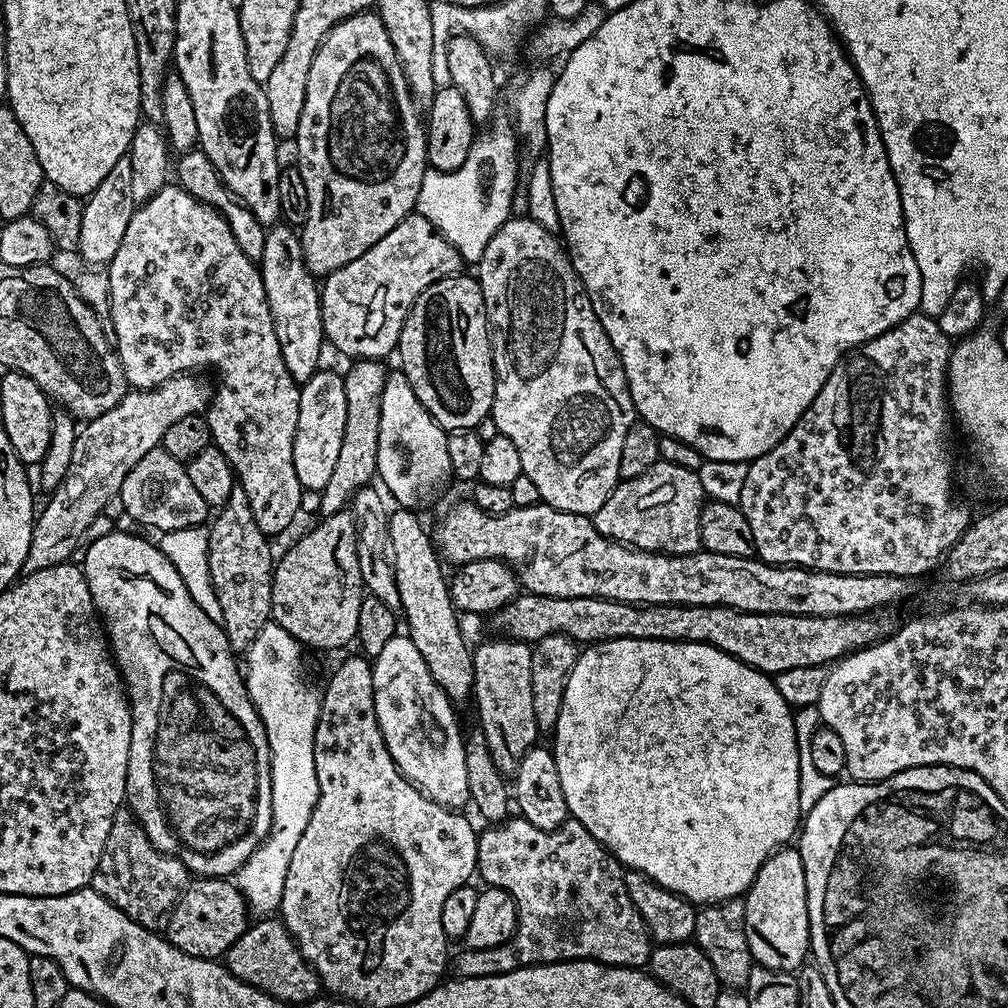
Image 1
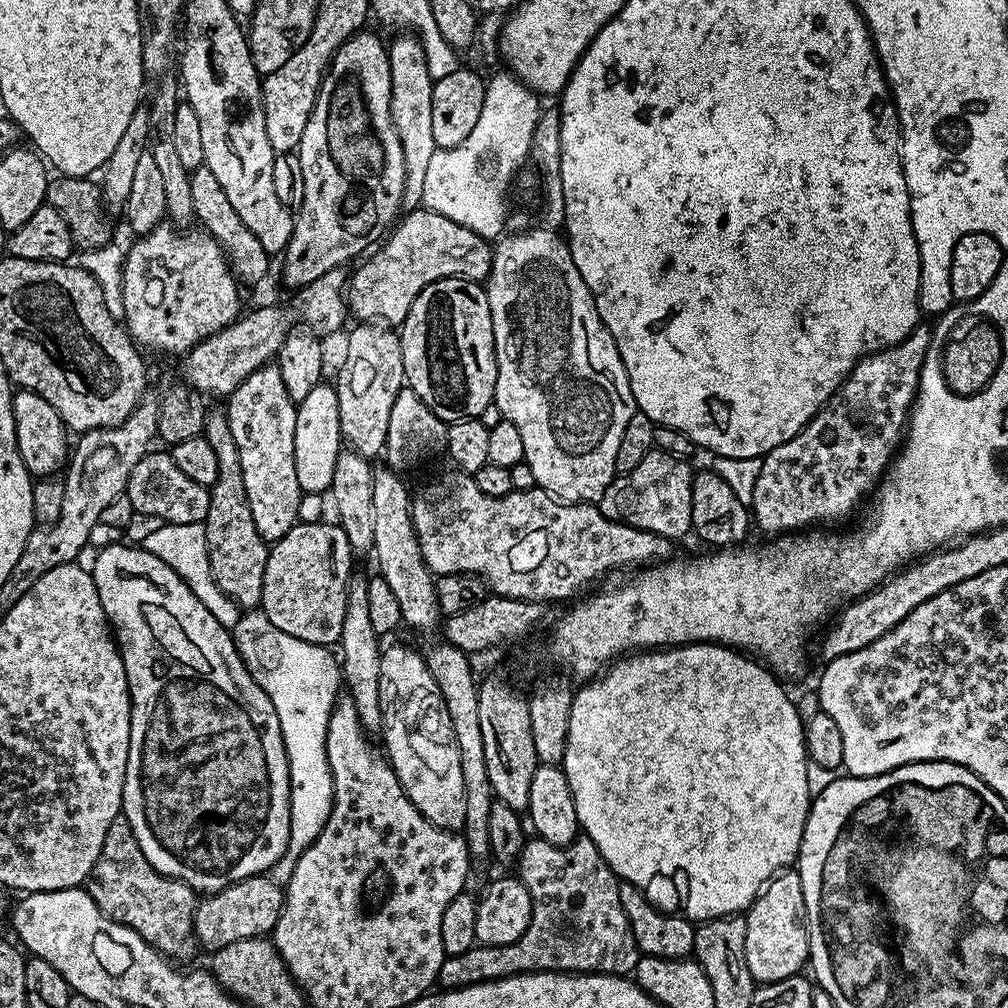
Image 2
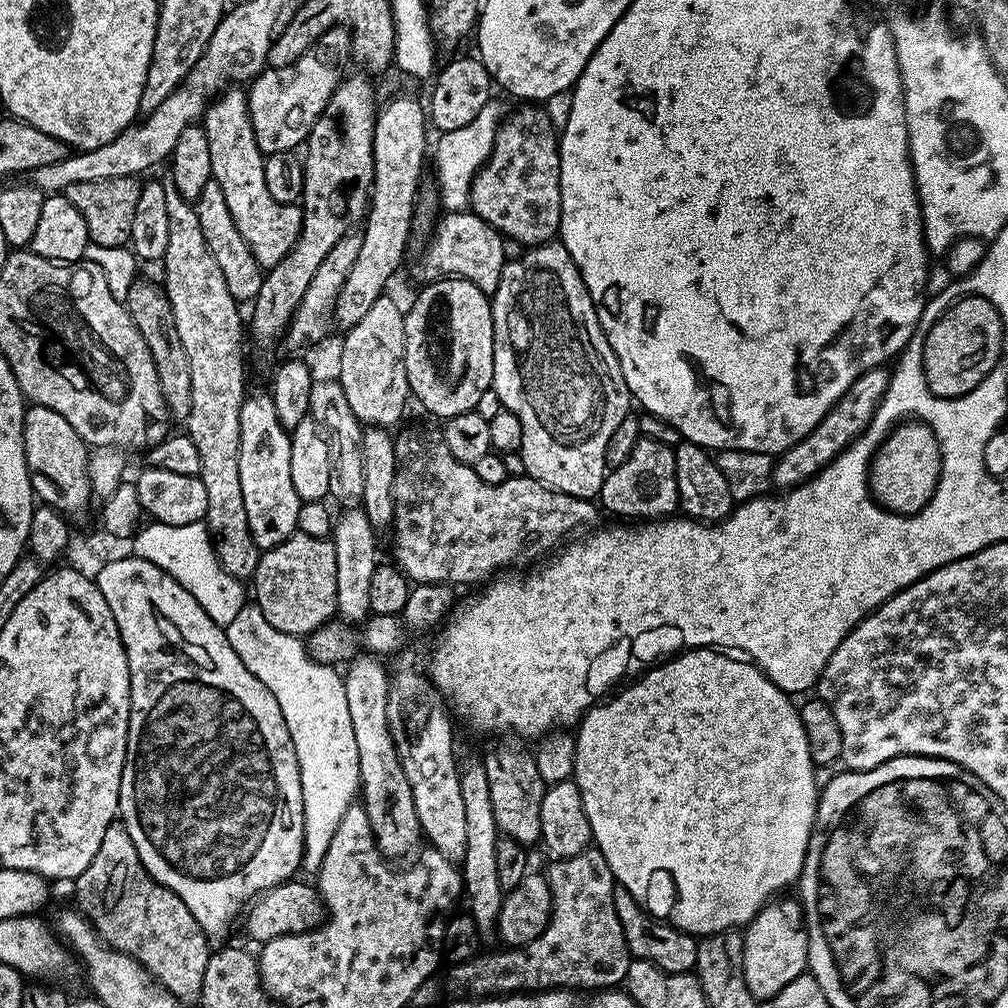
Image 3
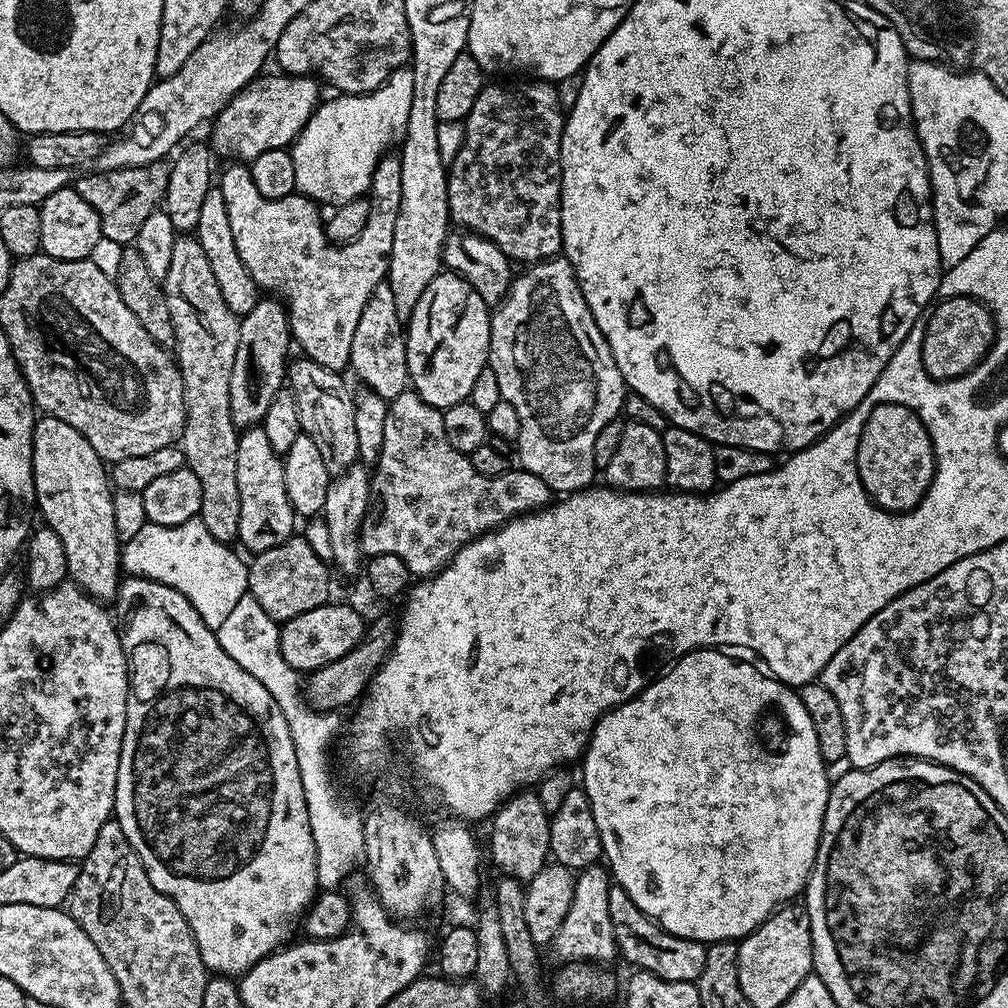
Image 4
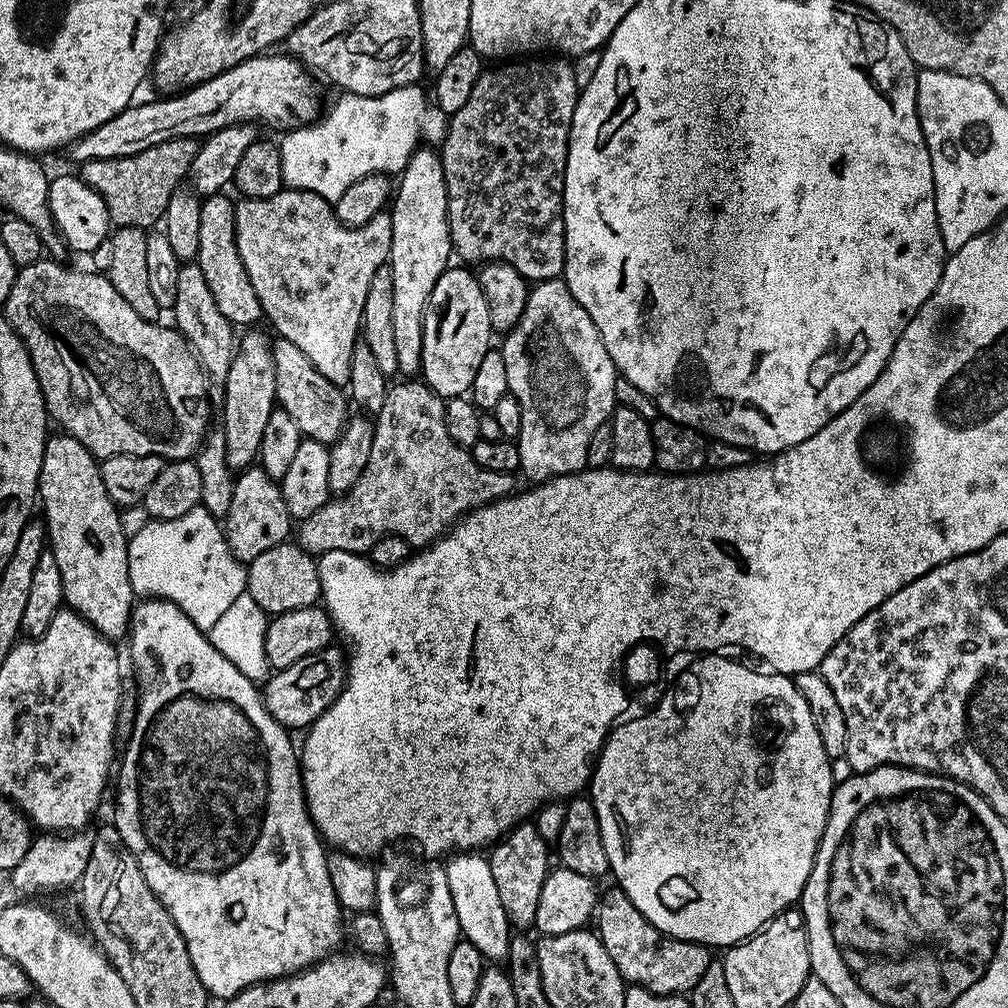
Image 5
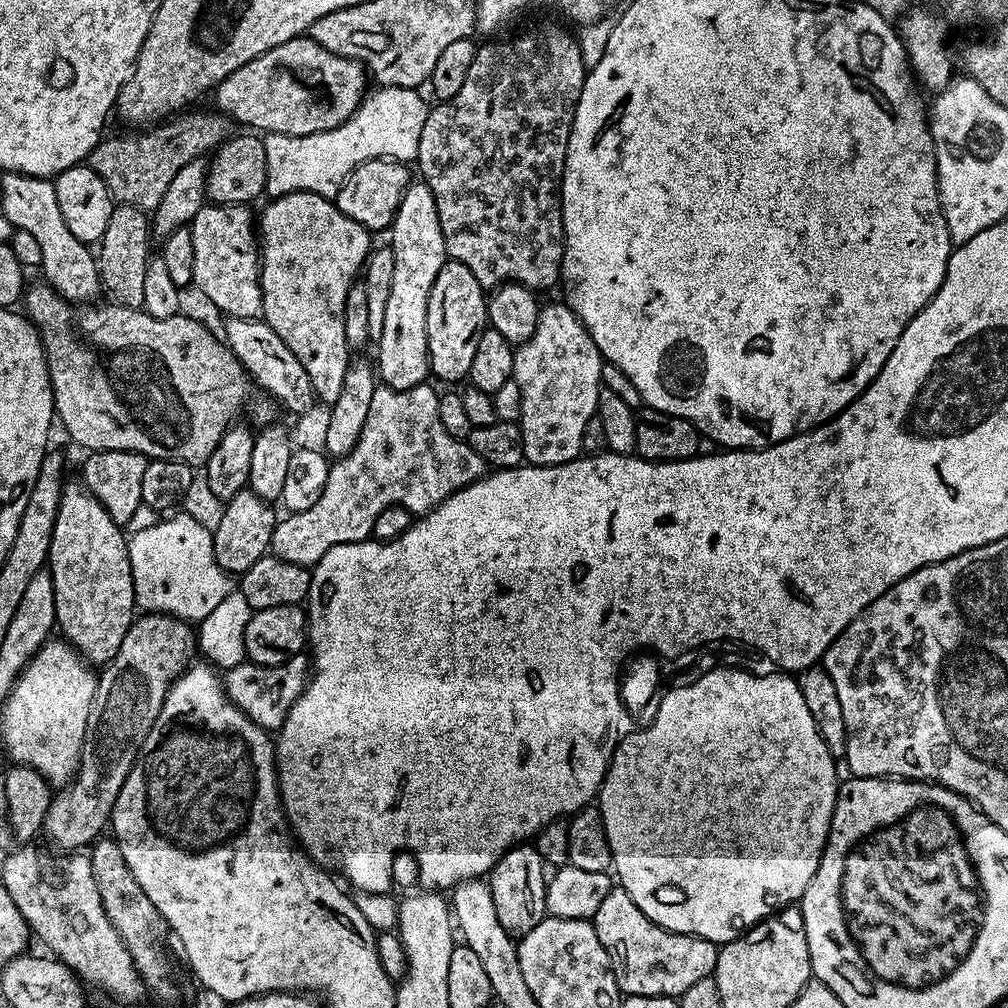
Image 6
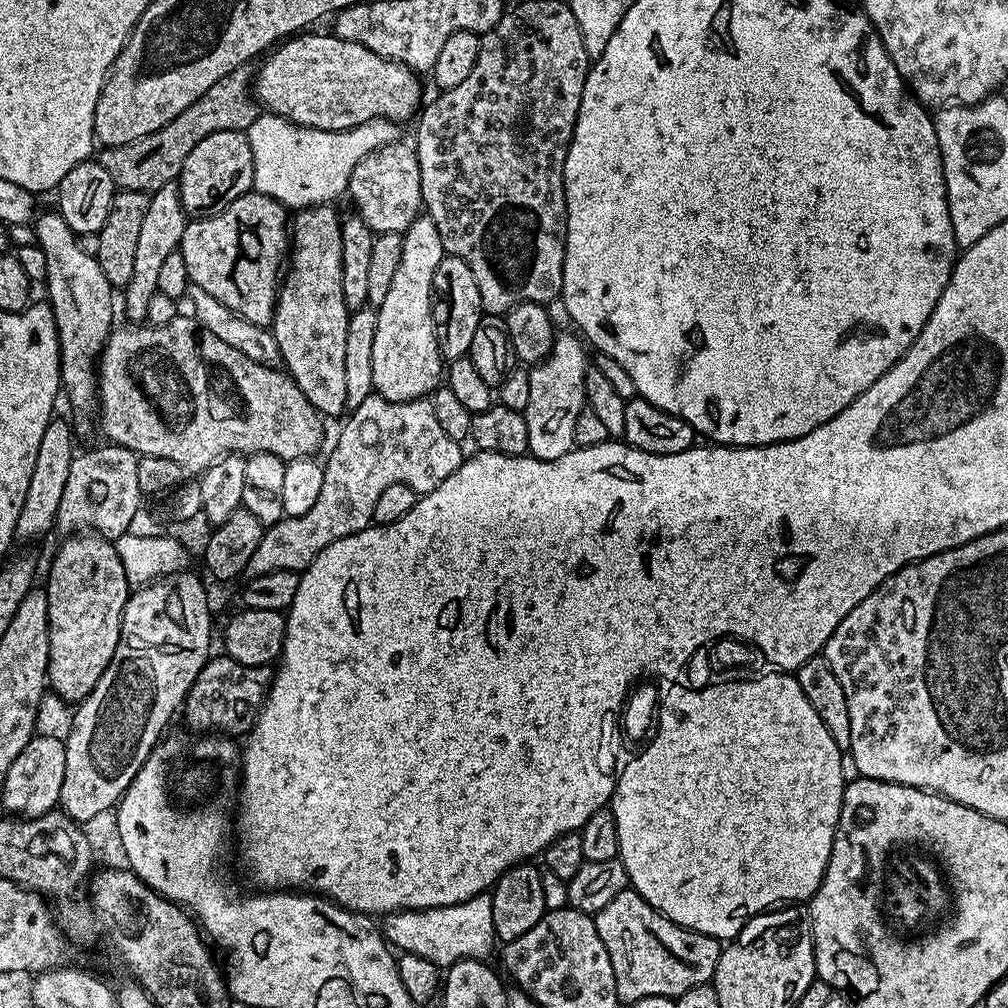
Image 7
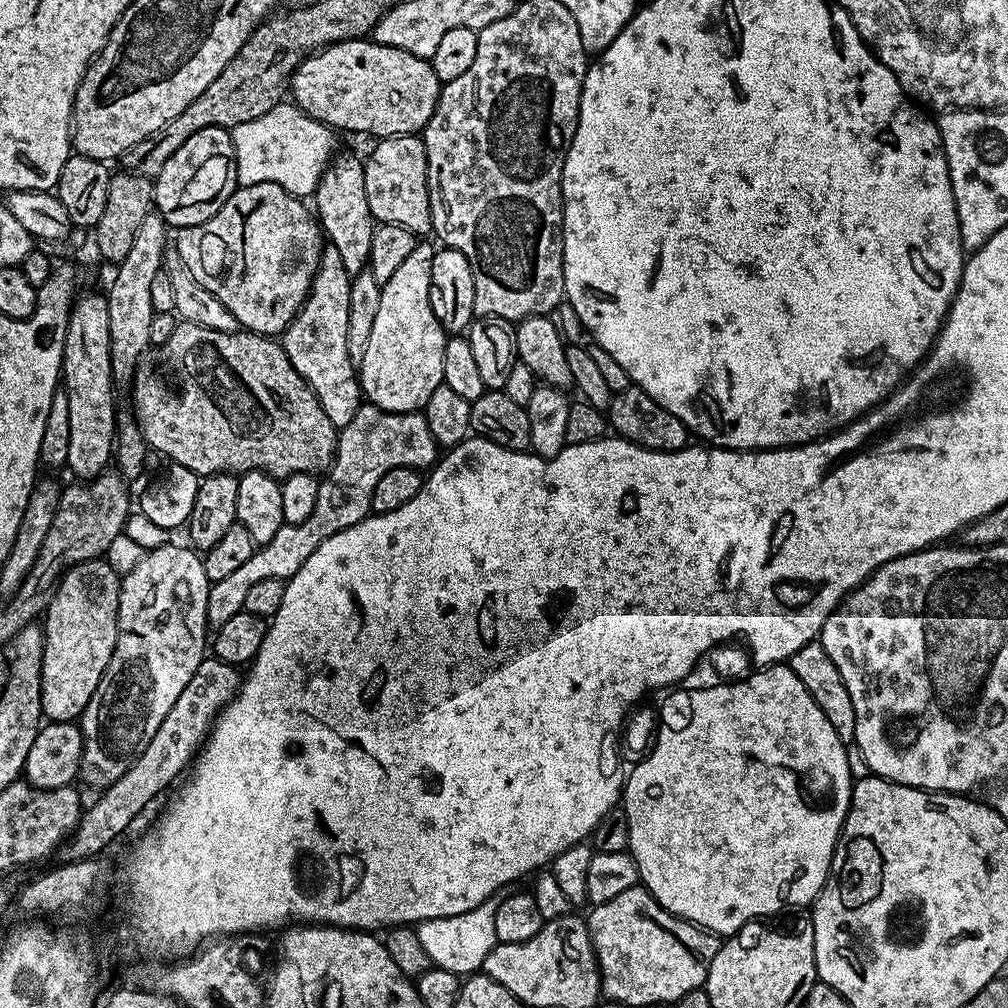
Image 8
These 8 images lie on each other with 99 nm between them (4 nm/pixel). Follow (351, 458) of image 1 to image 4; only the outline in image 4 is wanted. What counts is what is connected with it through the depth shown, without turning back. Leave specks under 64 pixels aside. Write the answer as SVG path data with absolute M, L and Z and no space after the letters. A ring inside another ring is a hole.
M387 282L374 286L370 302L362 306L362 318L358 318L354 343L350 346L350 368L351 371L356 371L363 387L374 390L374 394L384 400L393 400L398 398L398 394L409 391L406 324L398 318L398 306L394 306L394 290L390 290Z

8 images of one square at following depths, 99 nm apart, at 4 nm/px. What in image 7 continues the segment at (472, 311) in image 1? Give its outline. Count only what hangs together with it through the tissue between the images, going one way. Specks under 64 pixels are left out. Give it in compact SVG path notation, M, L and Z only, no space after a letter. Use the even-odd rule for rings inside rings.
M446 254L442 262L438 262L438 270L434 270L432 283L432 321L436 327L440 355L445 361L451 362L469 355L474 330L478 328L481 317L478 282L474 282L470 266L466 266L462 258Z

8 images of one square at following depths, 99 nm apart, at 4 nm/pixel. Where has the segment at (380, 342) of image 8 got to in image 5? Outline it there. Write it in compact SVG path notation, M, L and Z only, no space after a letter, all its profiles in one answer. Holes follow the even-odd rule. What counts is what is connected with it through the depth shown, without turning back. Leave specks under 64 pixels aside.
M417 147L410 162L399 173L398 183L394 188L394 199L390 204L392 214L392 254L390 267L394 278L394 347L398 366L396 372L404 378L412 378L420 372L422 362L422 322L424 308L430 298L430 290L434 290L434 282L450 267L453 259L452 239L448 233L448 195L444 171L439 151L435 147Z

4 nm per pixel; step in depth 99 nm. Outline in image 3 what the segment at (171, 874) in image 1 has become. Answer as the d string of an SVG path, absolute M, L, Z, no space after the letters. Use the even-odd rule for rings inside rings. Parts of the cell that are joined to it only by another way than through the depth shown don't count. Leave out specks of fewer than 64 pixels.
M113 822L106 826L106 835L98 846L98 854L94 854L94 862L82 870L82 874L74 881L76 887L75 907L83 912L100 939L111 948L117 948L135 960L152 976L153 981L165 988L181 1005L199 1001L202 990L202 978L206 974L206 962L210 955L210 938L198 926L194 914L190 914L186 902L174 894L166 886L162 886L142 866L142 858L138 858L138 850L134 846L134 838L124 829L123 823Z

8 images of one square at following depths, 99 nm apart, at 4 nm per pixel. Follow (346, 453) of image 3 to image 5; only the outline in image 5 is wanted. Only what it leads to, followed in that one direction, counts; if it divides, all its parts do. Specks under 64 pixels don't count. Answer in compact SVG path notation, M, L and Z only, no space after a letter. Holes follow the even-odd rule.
M273 339L272 357L277 405L284 408L286 414L294 418L294 422L298 422L301 437L330 446L339 438L340 431L344 429L344 421L350 415L350 404L341 385L322 378L322 374L318 374L318 370L310 366L310 358L306 358L306 354L302 354L302 350L294 346L294 342Z

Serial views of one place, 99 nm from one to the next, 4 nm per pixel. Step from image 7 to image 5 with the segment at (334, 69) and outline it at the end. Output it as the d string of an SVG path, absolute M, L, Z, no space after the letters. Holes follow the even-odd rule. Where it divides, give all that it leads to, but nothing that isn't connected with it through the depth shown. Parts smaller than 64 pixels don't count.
M291 54L272 55L251 56L249 60L244 60L238 66L234 66L214 78L204 80L201 84L191 85L179 94L172 94L164 98L168 100L152 100L149 104L133 102L128 105L126 110L114 114L114 118L110 118L110 122L102 122L102 126L78 137L68 145L66 155L73 160L73 165L79 166L98 158L126 158L130 154L150 150L150 146L154 146L158 142L166 142L174 138L186 138L187 136L207 138L213 136L218 130L229 128L235 124L256 124L259 122L261 125L264 123L269 124L272 128L280 128L279 130L303 128L305 124L313 124L322 112L320 88L316 85L317 77Z

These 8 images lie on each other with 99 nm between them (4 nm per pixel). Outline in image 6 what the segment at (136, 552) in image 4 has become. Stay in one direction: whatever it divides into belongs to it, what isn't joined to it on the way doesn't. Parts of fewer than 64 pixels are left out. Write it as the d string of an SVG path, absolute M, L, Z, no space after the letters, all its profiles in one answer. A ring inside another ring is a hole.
M171 516L157 519L157 524L148 524L128 536L136 607L148 614L162 612L179 620L199 622L234 591L234 580L214 558L209 525L192 516Z

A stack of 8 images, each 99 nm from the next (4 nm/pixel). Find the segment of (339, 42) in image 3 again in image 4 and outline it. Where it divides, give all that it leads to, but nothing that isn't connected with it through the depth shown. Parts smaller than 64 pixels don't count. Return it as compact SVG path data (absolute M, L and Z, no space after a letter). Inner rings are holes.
M261 74L256 77L255 81L248 85L247 88L243 88L241 92L237 92L232 97L232 101L221 110L219 116L216 117L214 123L211 125L212 128L212 140L210 139L210 147L217 157L220 156L232 156L228 158L235 158L240 162L251 162L258 158L260 154L265 153L268 150L278 150L279 148L287 149L296 140L296 136L304 127L306 122L310 122L313 112L316 111L318 105L321 103L322 95L320 96L320 88L315 84L311 75L307 76L294 76L291 74L279 74L280 76L267 76L267 74Z

